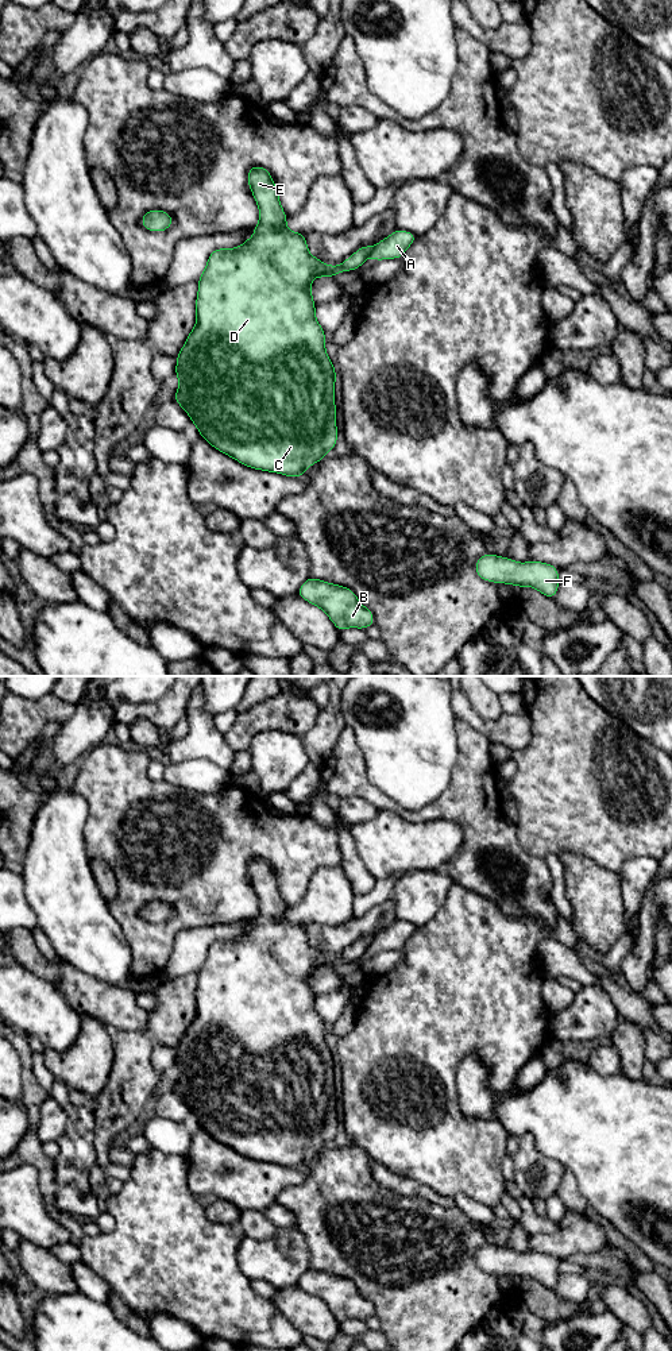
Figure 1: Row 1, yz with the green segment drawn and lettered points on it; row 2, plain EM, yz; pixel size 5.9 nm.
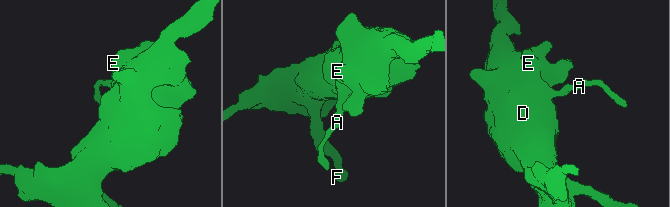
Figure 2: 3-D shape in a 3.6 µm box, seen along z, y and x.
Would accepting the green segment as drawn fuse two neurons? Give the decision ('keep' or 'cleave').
cleave

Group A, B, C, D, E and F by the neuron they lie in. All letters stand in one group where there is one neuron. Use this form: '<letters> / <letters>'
A / B C D E F

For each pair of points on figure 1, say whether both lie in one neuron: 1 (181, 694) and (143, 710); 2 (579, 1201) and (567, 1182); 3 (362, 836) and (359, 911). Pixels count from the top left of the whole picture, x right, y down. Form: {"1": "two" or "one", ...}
{"1": "one", "2": "one", "3": "two"}

